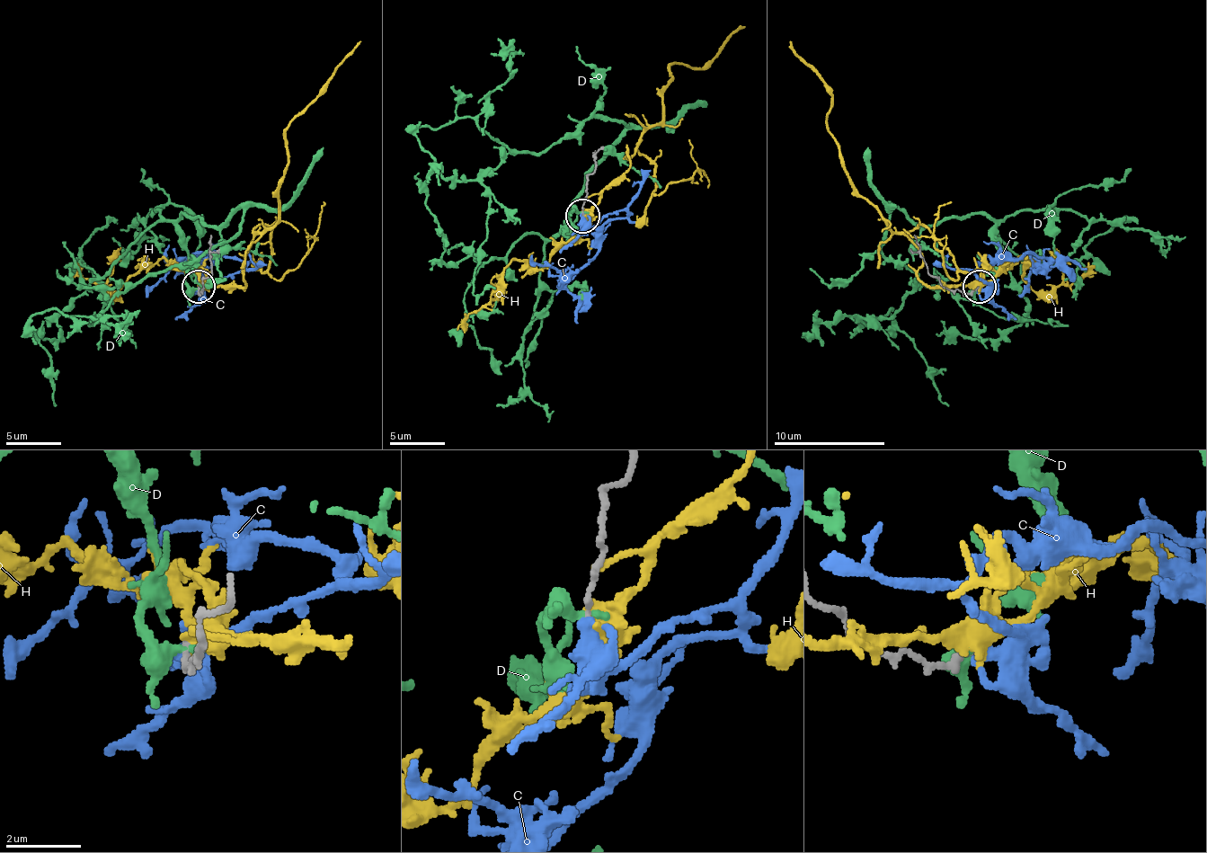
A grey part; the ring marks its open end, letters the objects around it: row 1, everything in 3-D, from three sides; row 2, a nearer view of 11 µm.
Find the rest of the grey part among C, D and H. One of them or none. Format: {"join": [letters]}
{"join": []}

